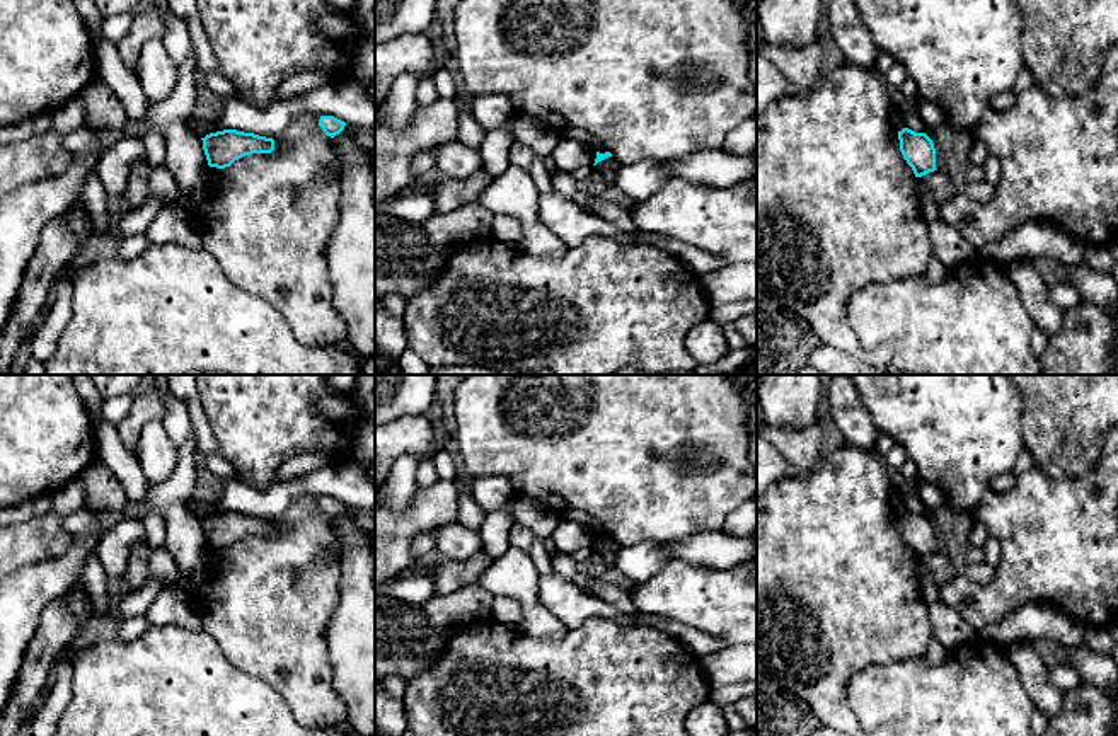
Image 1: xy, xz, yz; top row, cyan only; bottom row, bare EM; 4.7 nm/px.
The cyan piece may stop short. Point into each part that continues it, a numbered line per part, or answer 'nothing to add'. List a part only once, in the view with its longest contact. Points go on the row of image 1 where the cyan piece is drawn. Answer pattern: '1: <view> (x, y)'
nothing to add

